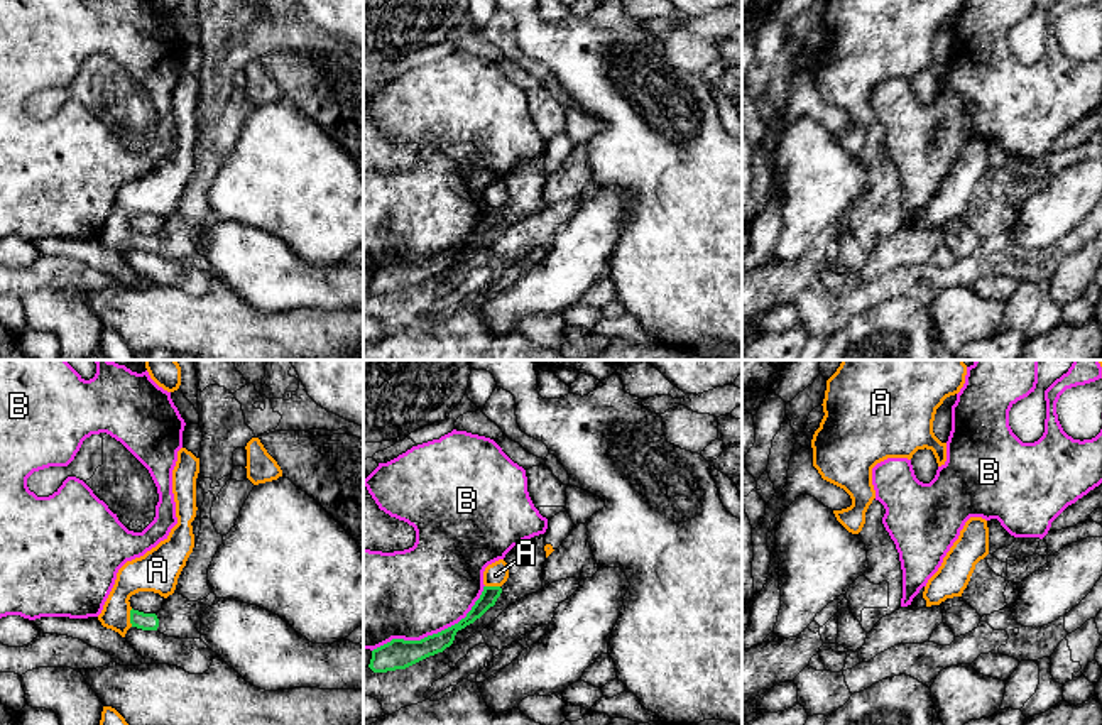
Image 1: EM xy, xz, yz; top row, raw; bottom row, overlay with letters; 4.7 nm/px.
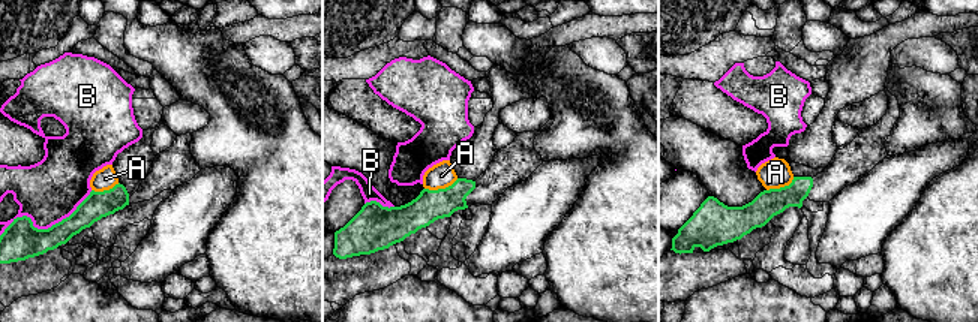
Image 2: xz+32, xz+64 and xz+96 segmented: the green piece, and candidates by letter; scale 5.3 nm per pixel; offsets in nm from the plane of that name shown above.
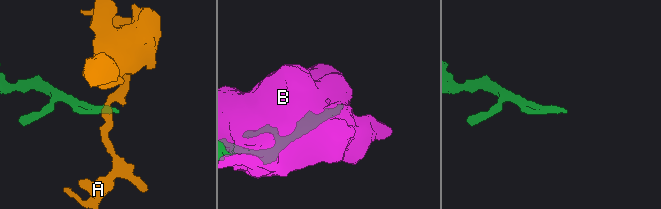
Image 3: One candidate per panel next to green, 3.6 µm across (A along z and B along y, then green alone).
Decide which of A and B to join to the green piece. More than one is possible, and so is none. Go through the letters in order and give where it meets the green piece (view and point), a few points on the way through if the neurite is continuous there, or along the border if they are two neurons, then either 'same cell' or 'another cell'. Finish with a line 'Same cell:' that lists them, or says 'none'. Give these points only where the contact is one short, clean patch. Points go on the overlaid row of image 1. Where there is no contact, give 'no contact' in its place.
A: xy (130, 617) | along xy (132, 609), (130, 626) | another cell
B: xz (433, 634) | another cell
Same cell: none

